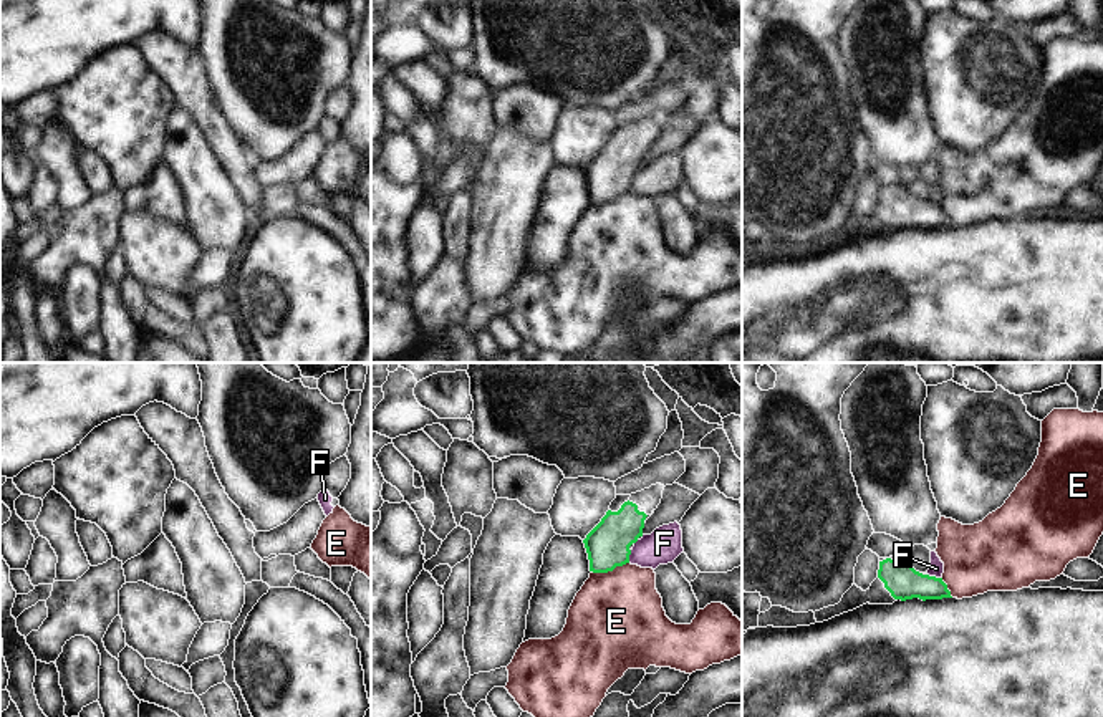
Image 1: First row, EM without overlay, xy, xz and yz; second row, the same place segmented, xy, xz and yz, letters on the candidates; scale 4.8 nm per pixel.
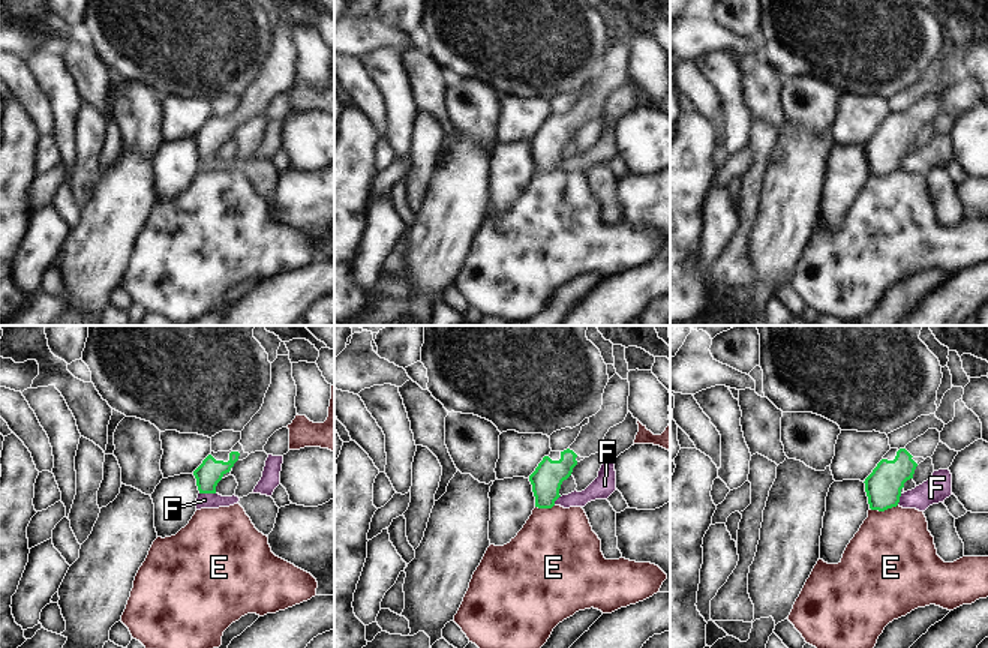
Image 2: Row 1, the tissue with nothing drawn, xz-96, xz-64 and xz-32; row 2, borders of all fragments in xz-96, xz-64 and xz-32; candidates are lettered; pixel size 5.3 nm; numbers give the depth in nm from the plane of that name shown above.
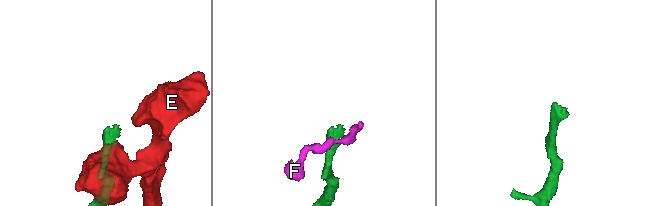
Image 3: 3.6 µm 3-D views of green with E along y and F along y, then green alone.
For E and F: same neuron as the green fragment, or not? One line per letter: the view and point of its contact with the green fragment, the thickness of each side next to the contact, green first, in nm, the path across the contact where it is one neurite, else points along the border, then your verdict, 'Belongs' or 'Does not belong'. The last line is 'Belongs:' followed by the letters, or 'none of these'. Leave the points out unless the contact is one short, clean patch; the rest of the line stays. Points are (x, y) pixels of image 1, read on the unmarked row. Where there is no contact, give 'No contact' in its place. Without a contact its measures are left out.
E: Touches green at xz (610, 199). Thickness 220 nm (green) against 460 nm. Boundary: xz (628, 191), (606, 201), (592, 201). Does not belong
F: Touches green at yz (934, 206). Thickness 170 nm (green) against 80 nm. Boundary: yz (928, 202), (941, 207). Does not belong
Belongs: none of these

